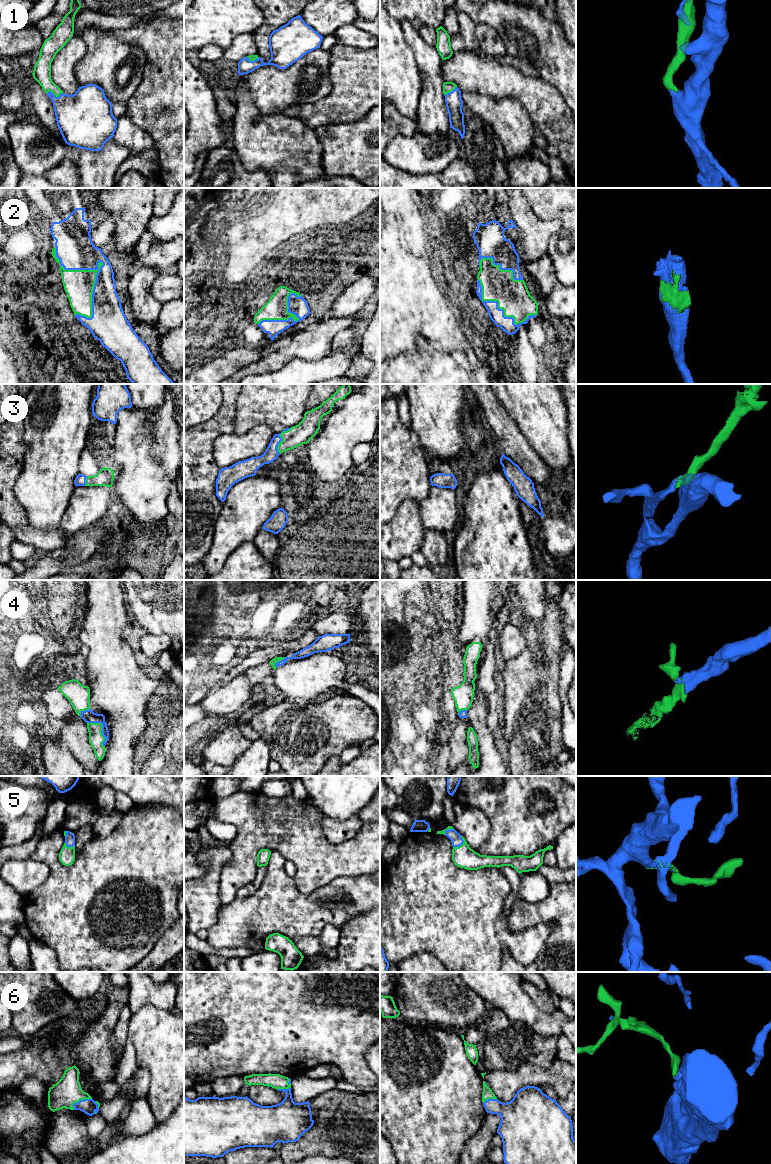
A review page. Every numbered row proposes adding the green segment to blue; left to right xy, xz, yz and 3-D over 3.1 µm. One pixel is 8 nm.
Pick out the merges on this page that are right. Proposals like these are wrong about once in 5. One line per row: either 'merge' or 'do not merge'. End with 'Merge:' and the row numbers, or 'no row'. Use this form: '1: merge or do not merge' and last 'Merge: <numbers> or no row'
1: merge
2: merge
3: merge
4: merge
5: merge
6: merge
Merge: 1, 2, 3, 4, 5, 6

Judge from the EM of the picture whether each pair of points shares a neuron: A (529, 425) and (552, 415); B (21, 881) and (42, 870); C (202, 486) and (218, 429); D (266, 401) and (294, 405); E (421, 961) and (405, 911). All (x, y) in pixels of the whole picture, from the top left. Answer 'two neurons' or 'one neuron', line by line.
A: one neuron
B: one neuron
C: one neuron
D: one neuron
E: two neurons

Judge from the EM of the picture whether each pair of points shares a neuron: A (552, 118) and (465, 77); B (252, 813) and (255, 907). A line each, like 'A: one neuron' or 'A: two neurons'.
A: one neuron
B: two neurons

